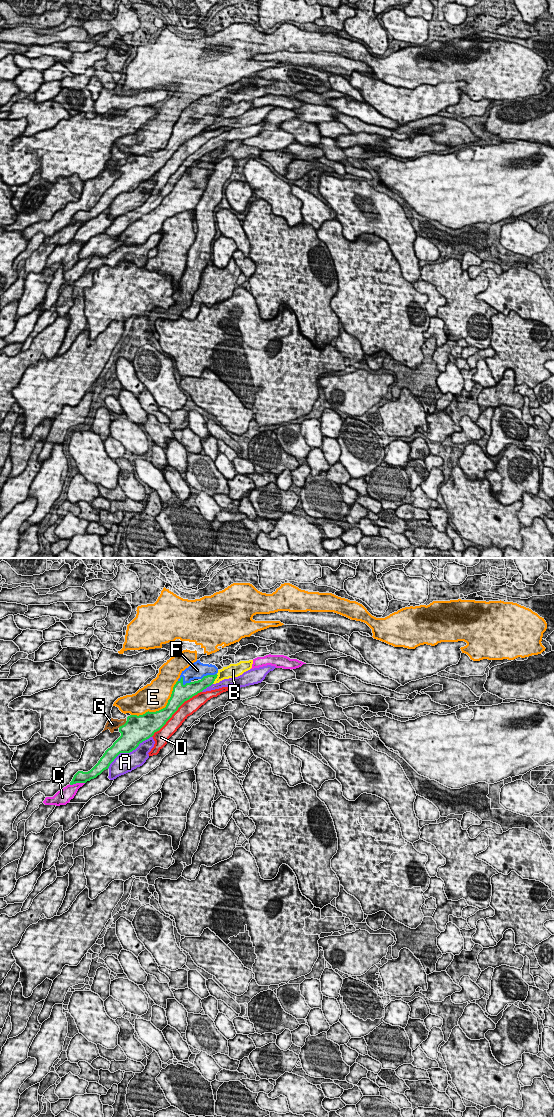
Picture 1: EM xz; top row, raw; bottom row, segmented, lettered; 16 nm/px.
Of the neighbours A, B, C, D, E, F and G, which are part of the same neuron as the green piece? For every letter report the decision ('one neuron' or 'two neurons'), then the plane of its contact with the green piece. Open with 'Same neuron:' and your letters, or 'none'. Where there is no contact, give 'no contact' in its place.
Same neuron: F
A: two neurons | xz
B: two neurons | xz
C: two neurons | xz
D: two neurons | xz
E: two neurons | xz
F: one neuron | xz
G: two neurons | xz

